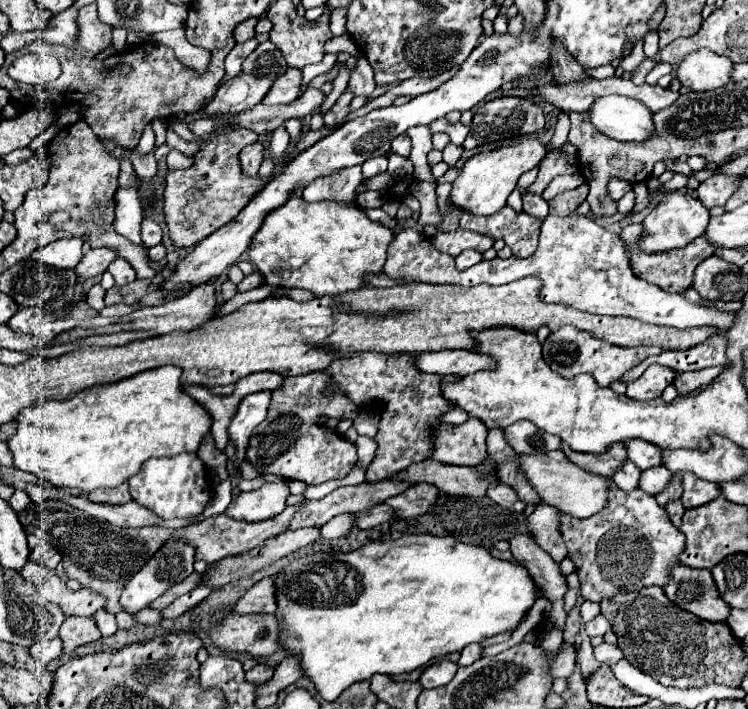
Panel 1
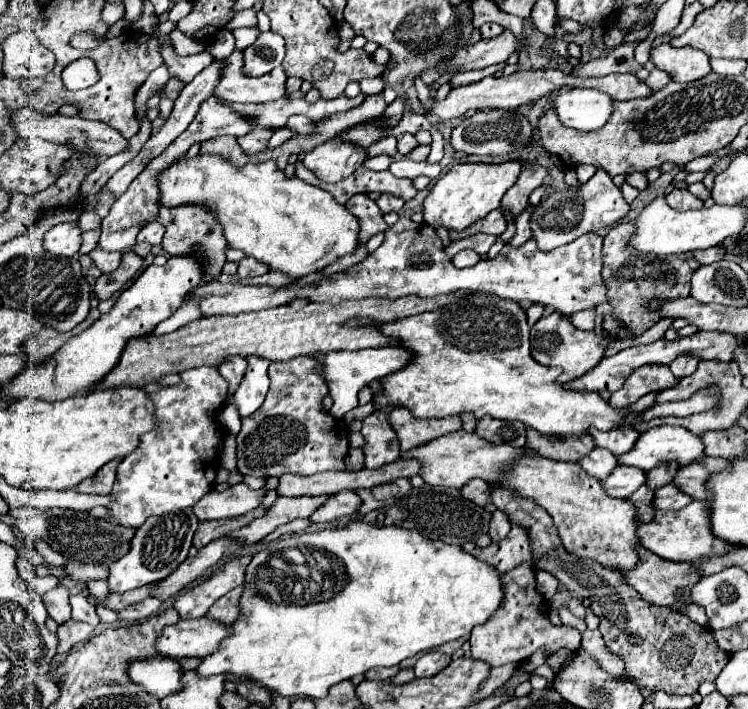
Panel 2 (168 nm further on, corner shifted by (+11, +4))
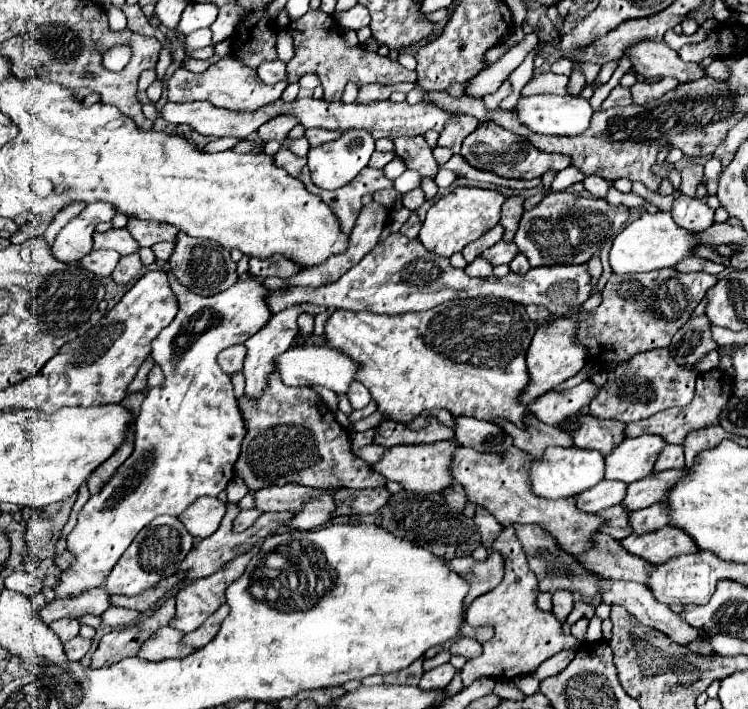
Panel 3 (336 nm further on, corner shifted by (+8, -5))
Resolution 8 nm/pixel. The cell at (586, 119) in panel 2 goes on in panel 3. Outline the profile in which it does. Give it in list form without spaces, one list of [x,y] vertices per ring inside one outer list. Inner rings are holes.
[[[531,95],[521,97],[517,103],[517,115],[519,121],[525,123],[531,131],[543,133],[543,135],[561,135],[561,137],[575,137],[583,135],[587,131],[587,125],[591,125],[593,109],[589,101],[575,97],[575,95]]]

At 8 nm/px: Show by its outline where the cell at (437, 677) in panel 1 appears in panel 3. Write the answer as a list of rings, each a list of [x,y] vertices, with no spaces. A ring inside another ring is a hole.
[[[451,663],[439,665],[427,673],[423,673],[421,681],[419,681],[419,689],[445,689],[449,685],[449,681],[455,675],[455,667]]]

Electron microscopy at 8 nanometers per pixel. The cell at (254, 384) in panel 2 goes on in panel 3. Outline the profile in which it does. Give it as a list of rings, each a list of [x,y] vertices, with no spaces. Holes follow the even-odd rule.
[[[303,305],[303,307],[291,307],[291,309],[285,309],[277,315],[271,317],[271,321],[259,331],[255,333],[253,337],[249,337],[245,341],[245,347],[247,347],[247,357],[245,357],[245,369],[243,369],[243,375],[245,375],[245,395],[251,397],[251,399],[259,399],[263,397],[263,389],[267,385],[267,377],[275,371],[275,357],[279,357],[279,353],[285,353],[287,349],[291,349],[291,341],[297,333],[297,315],[299,313],[311,313],[311,315],[317,315],[321,311],[325,311],[323,307],[309,307],[309,305]]]

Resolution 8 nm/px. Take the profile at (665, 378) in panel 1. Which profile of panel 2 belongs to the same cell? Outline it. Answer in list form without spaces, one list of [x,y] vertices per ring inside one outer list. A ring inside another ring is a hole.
[[[644,364],[626,378],[624,386],[610,396],[608,404],[612,408],[626,408],[628,404],[634,404],[644,394],[660,392],[664,388],[674,388],[678,382],[680,380],[670,372],[668,366]]]

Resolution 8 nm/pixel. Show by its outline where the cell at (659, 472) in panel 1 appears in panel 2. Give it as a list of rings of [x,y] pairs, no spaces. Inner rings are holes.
[[[616,466],[608,480],[600,482],[604,492],[612,498],[626,498],[630,496],[636,488],[640,488],[646,482],[646,474],[636,470],[636,468],[620,468]]]

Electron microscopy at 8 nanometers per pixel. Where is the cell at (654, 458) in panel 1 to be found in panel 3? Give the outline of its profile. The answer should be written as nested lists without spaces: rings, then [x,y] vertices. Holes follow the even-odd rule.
[[[575,415],[571,419],[581,423],[577,433],[571,433],[575,445],[581,449],[597,449],[607,455],[625,439],[625,425],[619,421],[597,419],[591,415]]]

